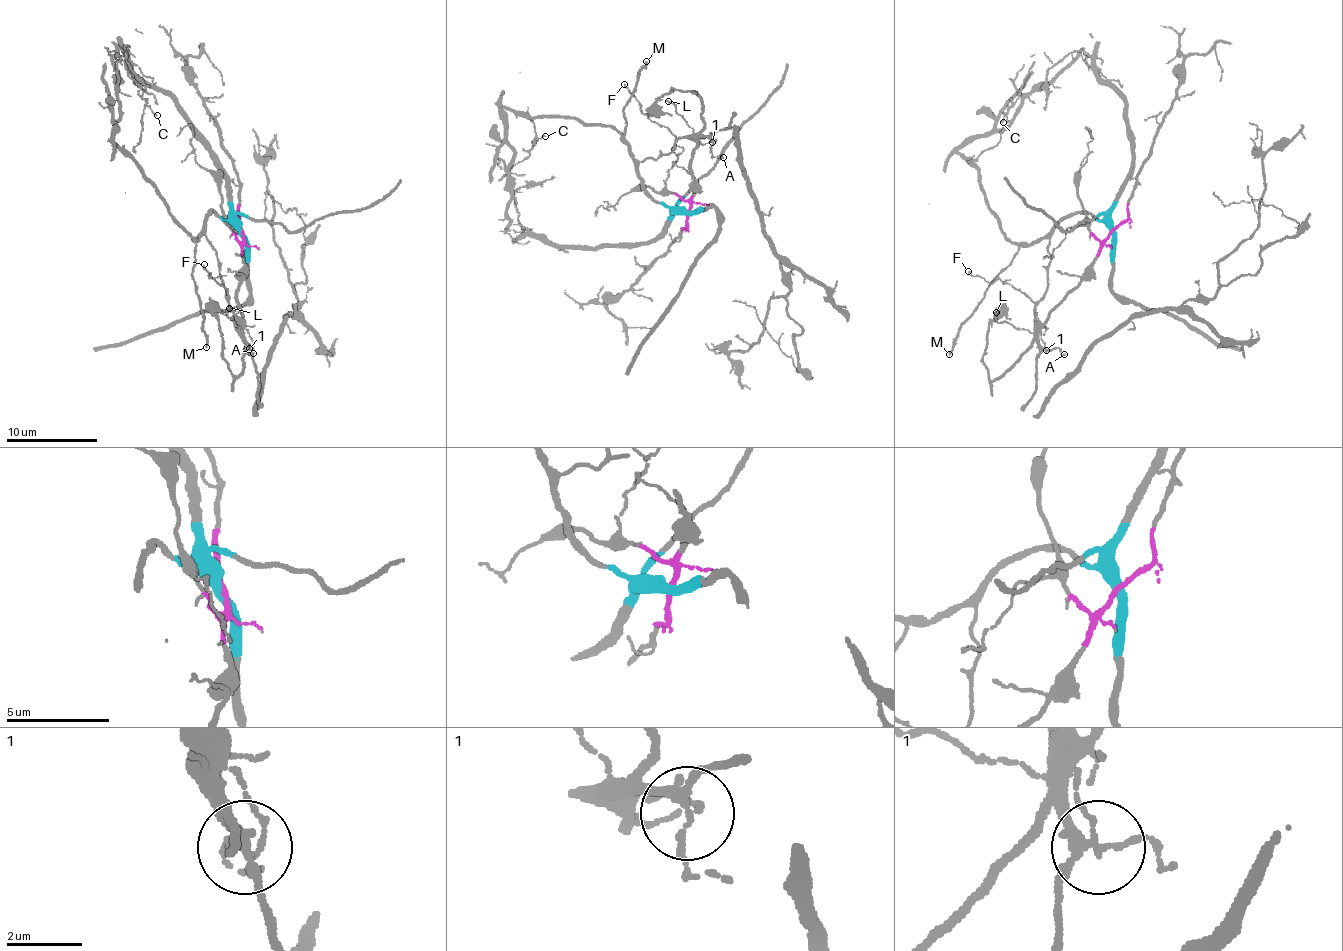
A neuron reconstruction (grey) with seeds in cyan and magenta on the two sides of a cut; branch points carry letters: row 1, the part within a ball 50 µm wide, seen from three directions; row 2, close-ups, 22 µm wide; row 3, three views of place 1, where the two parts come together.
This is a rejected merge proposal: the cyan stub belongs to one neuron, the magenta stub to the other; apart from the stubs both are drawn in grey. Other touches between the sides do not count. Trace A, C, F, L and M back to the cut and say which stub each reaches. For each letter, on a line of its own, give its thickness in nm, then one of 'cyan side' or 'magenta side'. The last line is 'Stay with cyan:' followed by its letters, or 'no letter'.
A: calibre 100 nm; cyan side
C: calibre 120 nm; cyan side
F: calibre 120 nm; cyan side
L: calibre 100 nm; cyan side
M: calibre 160 nm; cyan side
Stay with cyan: A, C, F, L, M

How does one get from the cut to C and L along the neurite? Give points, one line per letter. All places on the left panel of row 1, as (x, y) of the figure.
C: (242, 230), (212, 210), (197, 238), (170, 211), (132, 156), (144, 109), (146, 107), (157, 116)
L: (242, 230), (212, 210), (205, 223), (204, 234), (216, 252), (219, 277), (239, 327), (227, 314), (229, 307)

